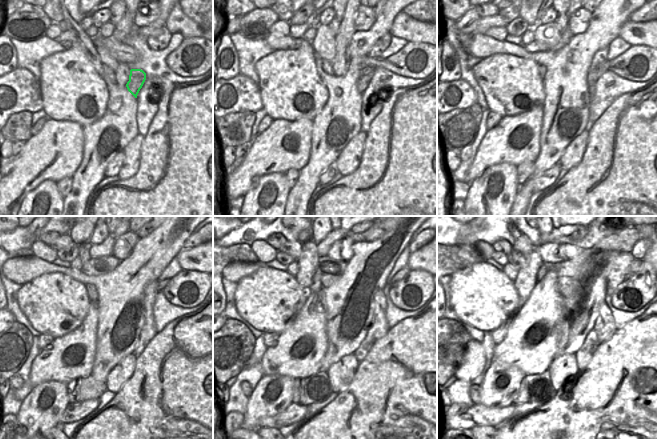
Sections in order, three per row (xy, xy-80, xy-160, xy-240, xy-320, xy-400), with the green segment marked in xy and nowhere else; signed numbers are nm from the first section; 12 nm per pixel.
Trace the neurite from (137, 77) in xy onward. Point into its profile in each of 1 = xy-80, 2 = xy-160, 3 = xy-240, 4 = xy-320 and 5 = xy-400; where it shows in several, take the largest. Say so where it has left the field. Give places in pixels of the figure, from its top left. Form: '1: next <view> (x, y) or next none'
1: next xy-80 (366, 73)
2: next xy-160 (593, 75)
3: next xy-240 (161, 285)
4: next xy-320 (399, 275)
5: next xy-400 (635, 266)

